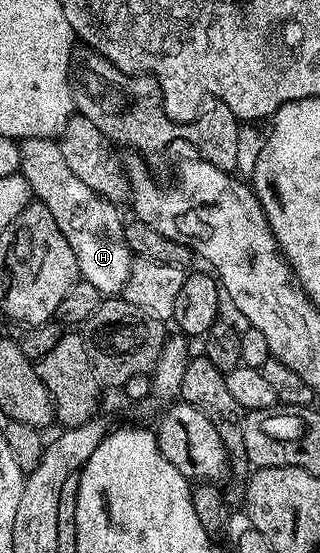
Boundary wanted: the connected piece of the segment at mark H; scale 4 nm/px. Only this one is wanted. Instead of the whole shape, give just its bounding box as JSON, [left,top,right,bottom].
[20,137,133,297]

